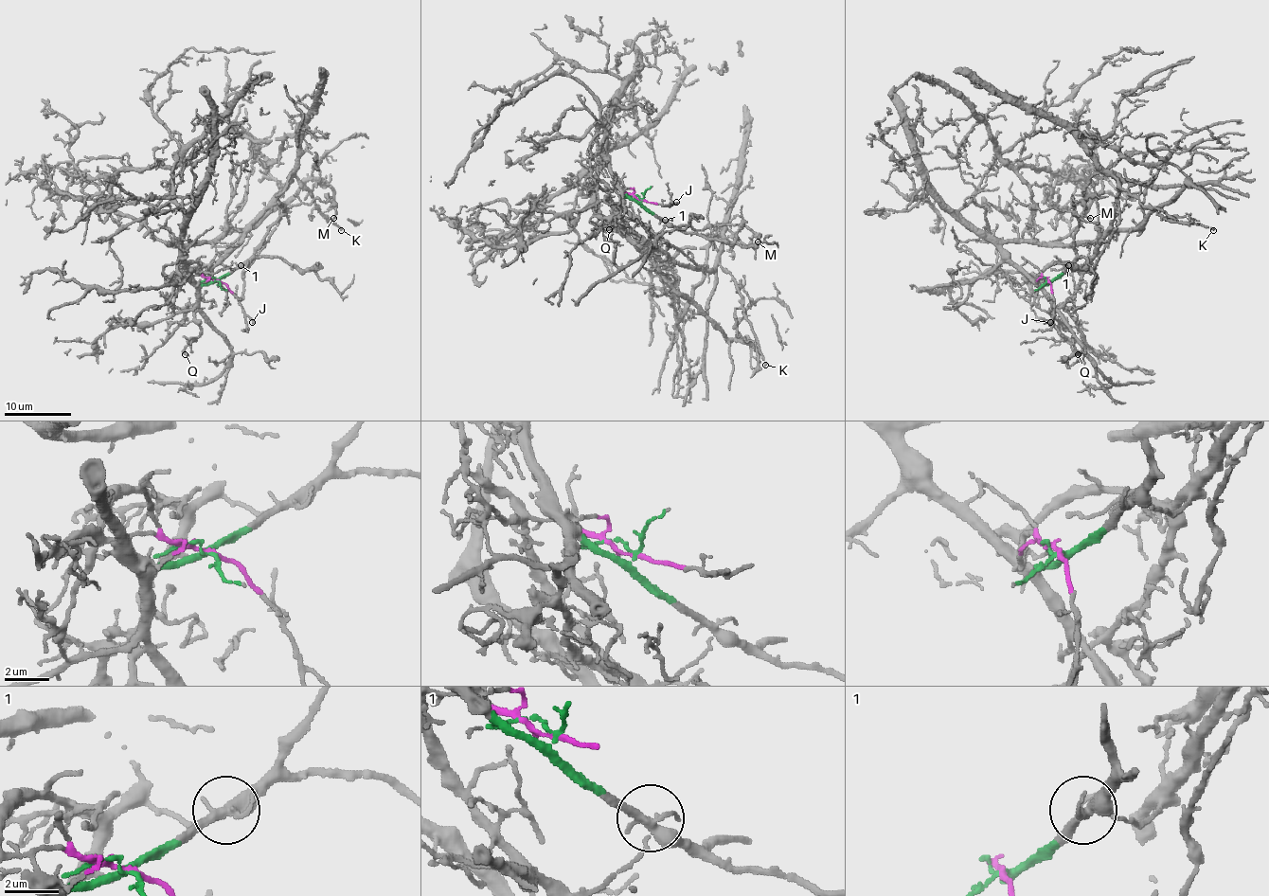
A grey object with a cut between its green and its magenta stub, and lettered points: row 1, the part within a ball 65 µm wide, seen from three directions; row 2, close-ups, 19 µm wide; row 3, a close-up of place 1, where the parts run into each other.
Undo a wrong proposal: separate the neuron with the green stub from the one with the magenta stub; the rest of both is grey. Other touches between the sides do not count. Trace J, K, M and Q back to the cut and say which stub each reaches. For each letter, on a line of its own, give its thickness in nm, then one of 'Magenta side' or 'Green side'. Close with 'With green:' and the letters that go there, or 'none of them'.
J: Thickness 160 nm. Magenta side
K: Thickness 170 nm. Magenta side
M: Thickness 130 nm. Green side
Q: Thickness 200 nm. Magenta side
With green: M

